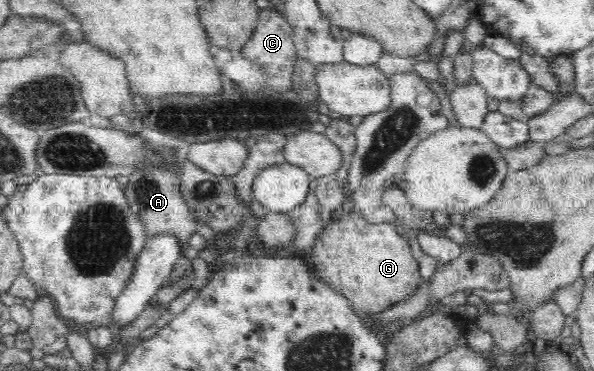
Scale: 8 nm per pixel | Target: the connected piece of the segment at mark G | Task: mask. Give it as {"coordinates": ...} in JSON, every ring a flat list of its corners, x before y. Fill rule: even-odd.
{"coordinates":[[354,209,348,213,340,213,338,220,326,224,318,236,312,248,312,256,308,260,309,266,320,280,344,294,359,314,383,312,412,296,424,282,418,262,412,256,410,244,400,236,400,229,395,221,370,223]]}

